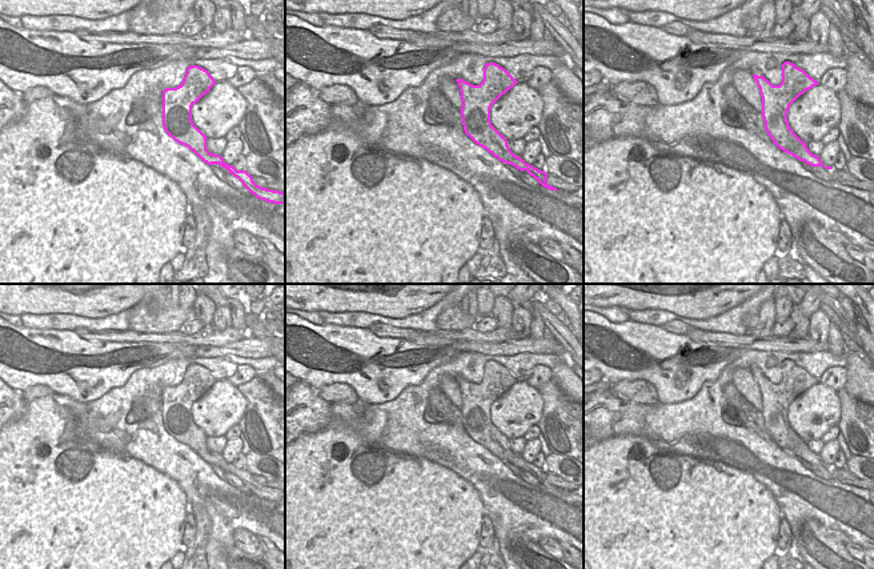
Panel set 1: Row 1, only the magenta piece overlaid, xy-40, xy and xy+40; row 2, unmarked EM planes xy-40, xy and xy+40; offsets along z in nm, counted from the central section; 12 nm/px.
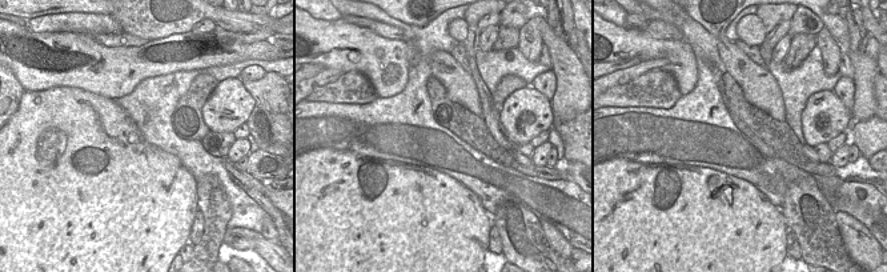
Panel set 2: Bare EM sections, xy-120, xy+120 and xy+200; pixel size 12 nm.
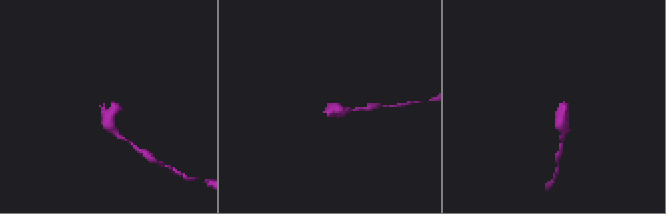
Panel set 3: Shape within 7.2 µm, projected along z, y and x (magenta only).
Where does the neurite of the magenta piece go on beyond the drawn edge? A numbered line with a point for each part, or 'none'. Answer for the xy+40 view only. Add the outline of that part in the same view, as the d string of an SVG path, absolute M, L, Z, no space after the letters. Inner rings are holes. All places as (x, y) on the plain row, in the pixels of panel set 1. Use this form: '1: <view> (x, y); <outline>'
none

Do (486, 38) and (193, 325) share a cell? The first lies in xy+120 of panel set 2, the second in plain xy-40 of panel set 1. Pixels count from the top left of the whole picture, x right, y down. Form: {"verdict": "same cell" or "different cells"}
{"verdict": "same cell"}

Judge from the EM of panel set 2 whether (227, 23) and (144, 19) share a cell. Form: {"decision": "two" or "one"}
{"decision": "one"}

